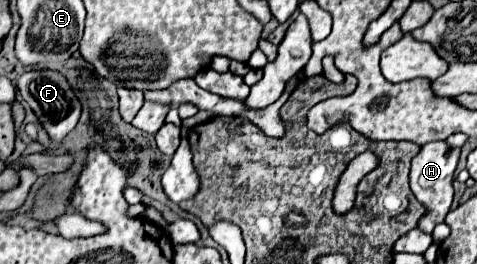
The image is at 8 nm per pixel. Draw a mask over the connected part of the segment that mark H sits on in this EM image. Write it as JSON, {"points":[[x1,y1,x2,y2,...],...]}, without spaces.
{"points":[[431,142,421,146,421,152,411,160,411,172,409,172,409,186,415,198,427,206,427,214,419,220,419,228,427,234,433,232,433,228,445,220,451,202,453,202,453,172,459,162,461,148,449,146,447,142]]}

